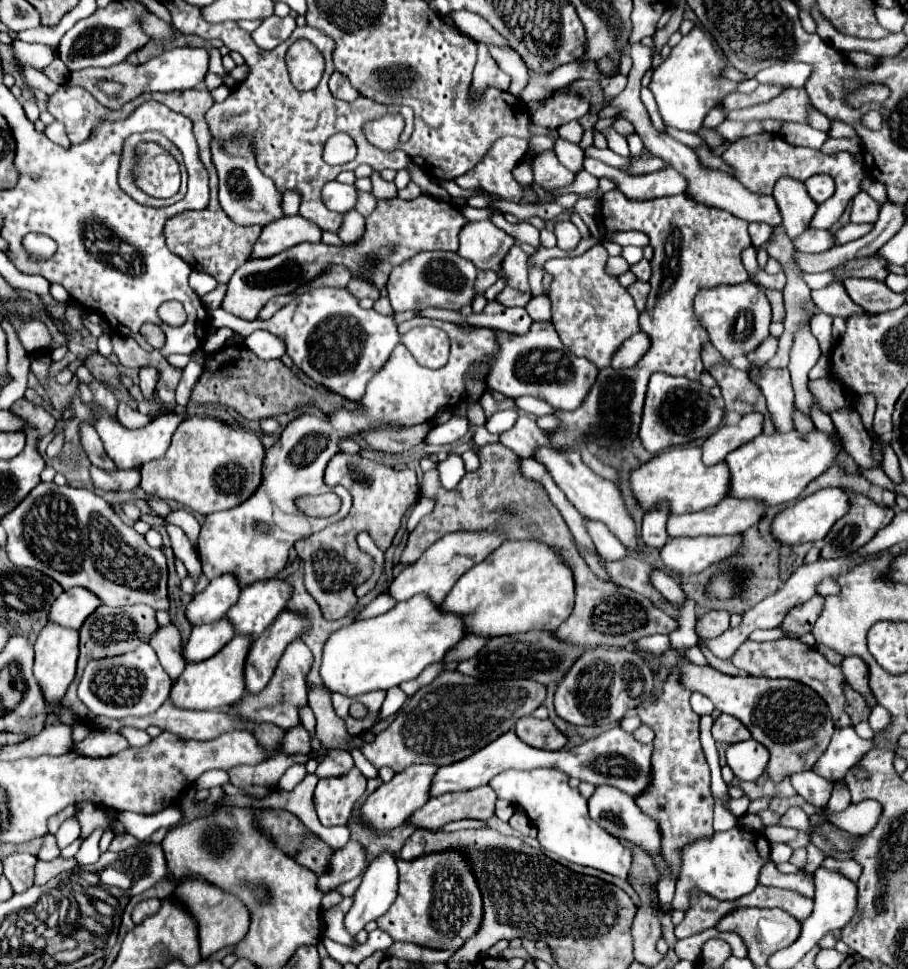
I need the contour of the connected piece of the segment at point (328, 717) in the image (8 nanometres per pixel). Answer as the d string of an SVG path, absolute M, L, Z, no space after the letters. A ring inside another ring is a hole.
M442 671L430 685L422 687L416 695L412 695L406 705L398 711L396 719L390 723L388 729L384 729L382 733L376 735L376 739L372 743L366 743L362 737L352 737L348 735L344 721L334 713L332 703L330 703L330 693L326 687L310 687L308 689L308 703L316 715L316 737L320 739L320 743L326 749L352 749L358 747L364 757L376 767L390 767L396 773L404 771L410 765L416 763L432 763L432 765L448 765L454 761L460 761L468 755L472 755L474 751L478 751L480 747L492 743L494 739L498 739L504 731L512 729L514 723L524 717L530 715L534 709L538 709L544 703L546 697L546 687L532 681L532 679L506 679L506 681L478 681L466 675L460 675L458 671Z

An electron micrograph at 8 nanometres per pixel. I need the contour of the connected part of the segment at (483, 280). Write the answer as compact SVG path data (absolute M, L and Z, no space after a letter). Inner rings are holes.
M478 271L478 277L476 277L476 293L484 293L490 285L494 285L498 281L498 275L494 271Z

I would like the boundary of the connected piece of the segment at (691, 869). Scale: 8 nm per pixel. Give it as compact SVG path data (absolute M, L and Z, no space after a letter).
M734 827L730 831L714 833L710 839L696 839L688 847L680 849L680 875L676 883L676 895L672 899L672 911L688 909L692 889L700 889L716 899L736 901L758 885L758 873L766 861L770 861L770 843L760 833Z

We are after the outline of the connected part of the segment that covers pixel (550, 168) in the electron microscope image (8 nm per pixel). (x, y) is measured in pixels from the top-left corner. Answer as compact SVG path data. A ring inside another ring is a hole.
M546 151L534 157L534 183L542 185L544 191L566 187L574 181L574 173L560 165L554 151Z

